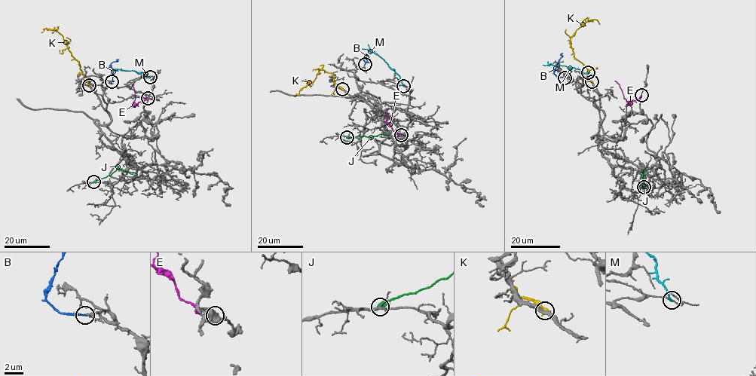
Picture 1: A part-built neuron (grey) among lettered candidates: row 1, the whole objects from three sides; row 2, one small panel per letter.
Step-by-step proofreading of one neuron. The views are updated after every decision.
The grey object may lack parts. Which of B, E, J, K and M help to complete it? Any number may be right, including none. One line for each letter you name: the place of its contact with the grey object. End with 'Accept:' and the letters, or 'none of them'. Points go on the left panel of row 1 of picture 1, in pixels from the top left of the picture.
B: contact (111, 81)
Accept: B

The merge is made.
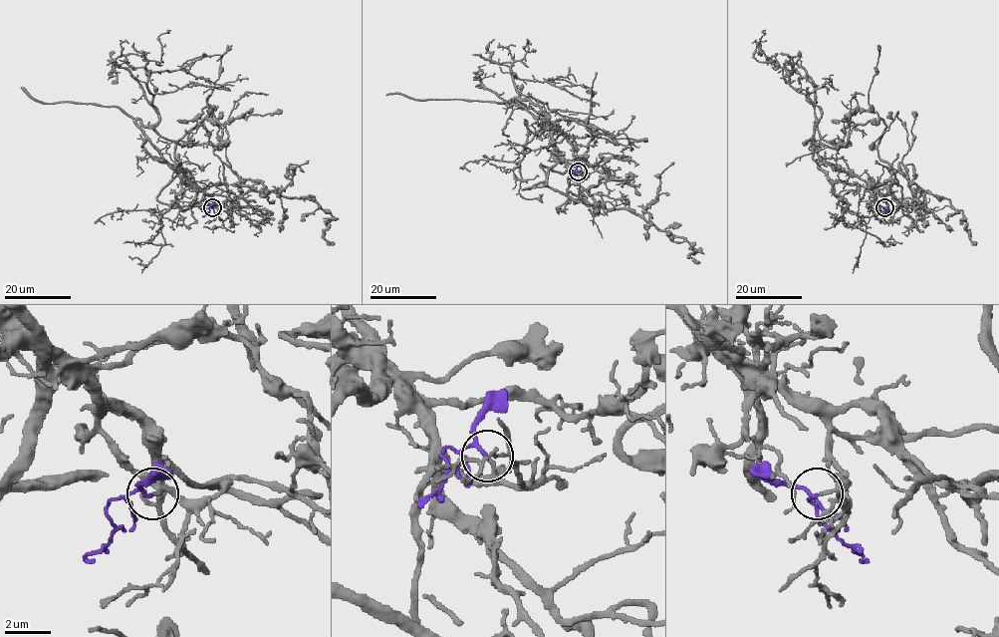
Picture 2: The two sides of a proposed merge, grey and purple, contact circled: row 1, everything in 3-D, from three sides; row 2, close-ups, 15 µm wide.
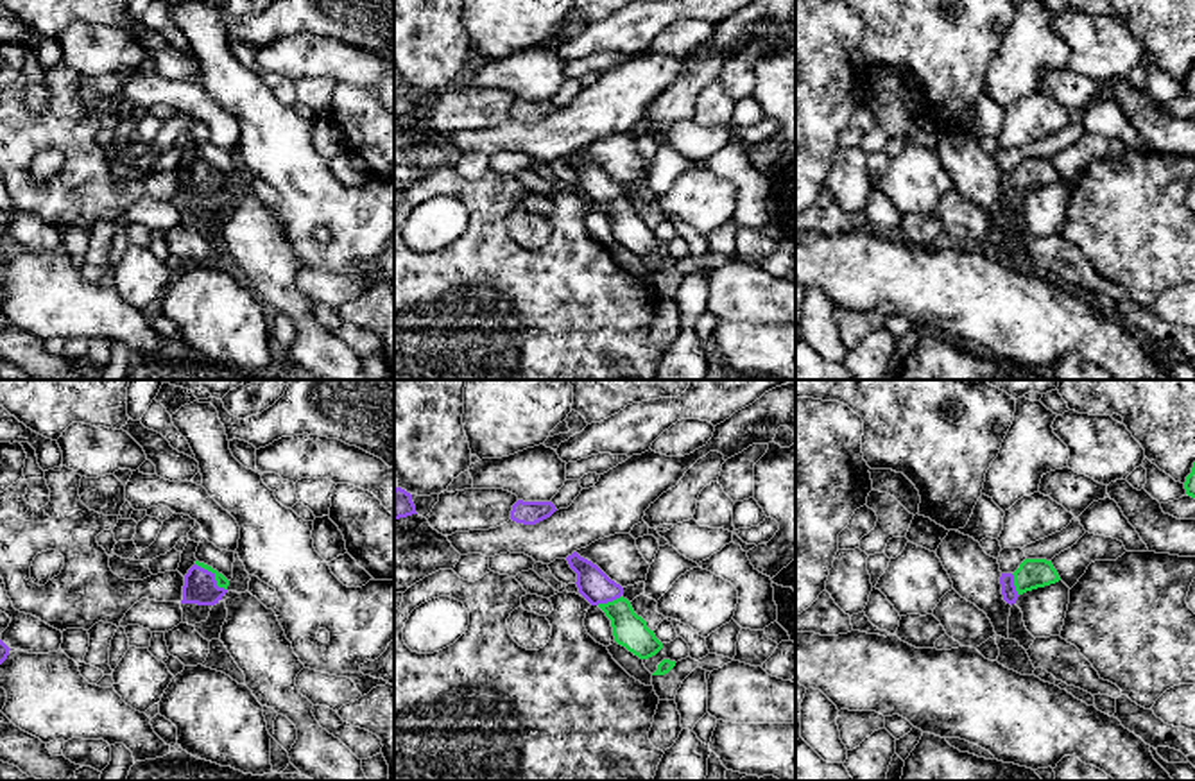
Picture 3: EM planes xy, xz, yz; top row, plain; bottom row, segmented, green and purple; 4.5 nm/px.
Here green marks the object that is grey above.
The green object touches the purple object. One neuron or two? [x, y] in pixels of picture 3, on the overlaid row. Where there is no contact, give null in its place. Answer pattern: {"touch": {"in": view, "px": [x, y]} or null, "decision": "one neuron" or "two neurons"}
{"touch": {"in": "xy", "px": [215, 575]}, "decision": "one neuron"}

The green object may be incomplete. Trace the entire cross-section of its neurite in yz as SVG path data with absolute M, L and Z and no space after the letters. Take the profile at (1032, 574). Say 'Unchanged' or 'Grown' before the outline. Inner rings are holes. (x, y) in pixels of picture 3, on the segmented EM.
Grown. M1025 559L1014 573L1002 573L1000 577L1003 600L1010 605L1019 595L1059 580L1057 570L1046 559Z

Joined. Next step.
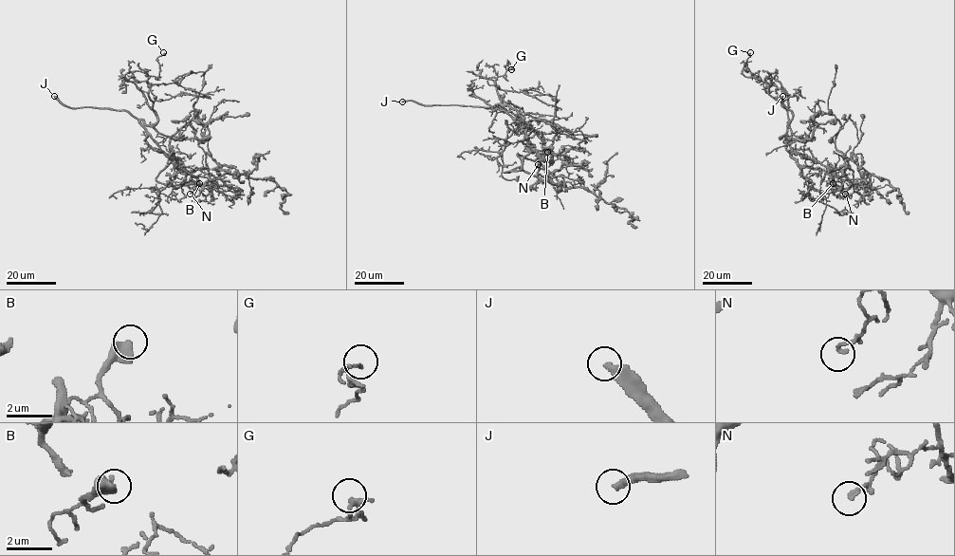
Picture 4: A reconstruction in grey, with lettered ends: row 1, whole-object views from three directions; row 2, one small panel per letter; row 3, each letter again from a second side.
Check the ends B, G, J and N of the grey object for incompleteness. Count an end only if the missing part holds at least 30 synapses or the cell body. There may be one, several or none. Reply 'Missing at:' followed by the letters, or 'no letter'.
Missing at: J

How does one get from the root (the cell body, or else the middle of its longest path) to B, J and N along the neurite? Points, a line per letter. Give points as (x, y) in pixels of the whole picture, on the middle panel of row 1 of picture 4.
B: (525, 135), (540, 159), (546, 160), (544, 156), (547, 152)
J: (525, 135), (517, 120), (504, 111), (494, 110), (495, 105), (426, 105), (402, 101)
N: (525, 135), (540, 159), (546, 159), (543, 157), (538, 164)

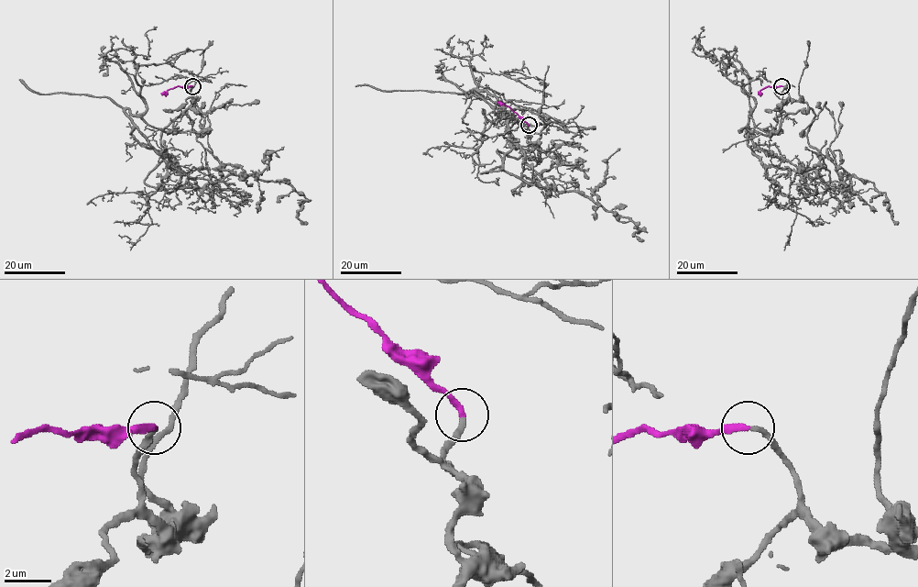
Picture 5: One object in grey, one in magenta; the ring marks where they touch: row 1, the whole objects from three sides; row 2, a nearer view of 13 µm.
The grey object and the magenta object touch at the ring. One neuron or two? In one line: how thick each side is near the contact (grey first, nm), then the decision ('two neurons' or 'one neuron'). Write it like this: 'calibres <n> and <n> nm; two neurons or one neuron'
calibres 240 and 240 nm; one neuron

